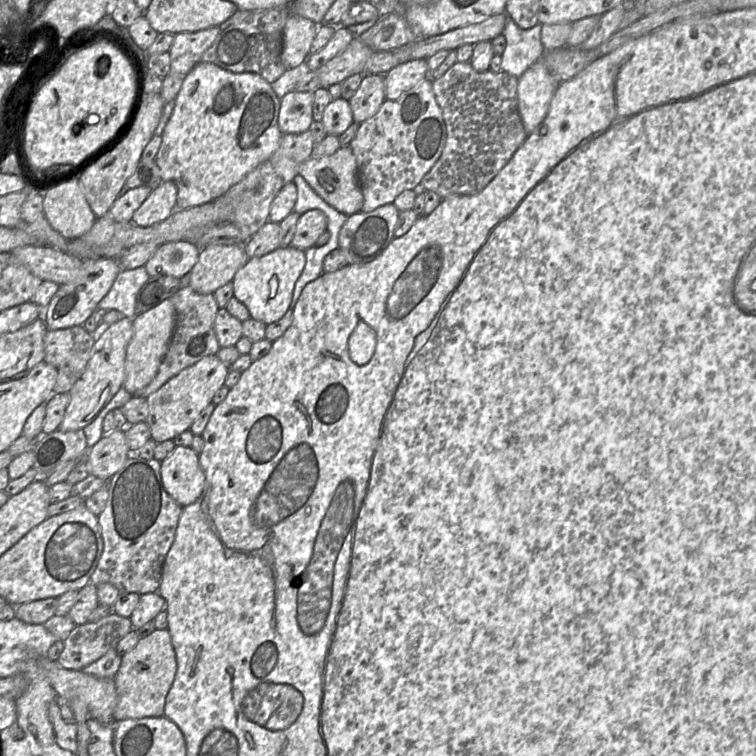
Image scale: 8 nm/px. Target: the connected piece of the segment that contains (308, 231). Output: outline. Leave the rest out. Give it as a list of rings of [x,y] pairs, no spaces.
[[[309,210],[301,214],[290,246],[302,251],[314,246],[327,229],[327,217],[321,210]]]

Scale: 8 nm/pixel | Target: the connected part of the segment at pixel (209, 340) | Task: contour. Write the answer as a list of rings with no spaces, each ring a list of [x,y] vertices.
[[[184,286],[168,299],[171,299],[174,305],[176,321],[167,352],[154,379],[139,392],[139,395],[133,396],[147,398],[183,369],[206,356],[216,355],[220,349],[214,332],[214,320],[219,307],[213,294],[199,294],[190,286]]]

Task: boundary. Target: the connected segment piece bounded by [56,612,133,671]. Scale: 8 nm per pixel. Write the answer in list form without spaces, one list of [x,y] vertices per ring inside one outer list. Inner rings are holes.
[[[110,613],[94,623],[77,625],[63,640],[64,649],[56,660],[68,670],[82,670],[115,648],[133,626],[129,618]]]

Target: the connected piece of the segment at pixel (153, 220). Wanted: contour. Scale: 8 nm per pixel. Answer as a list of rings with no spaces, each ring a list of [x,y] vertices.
[[[163,181],[134,212],[131,222],[140,227],[149,227],[162,222],[178,210],[176,201],[176,184],[172,181]]]

